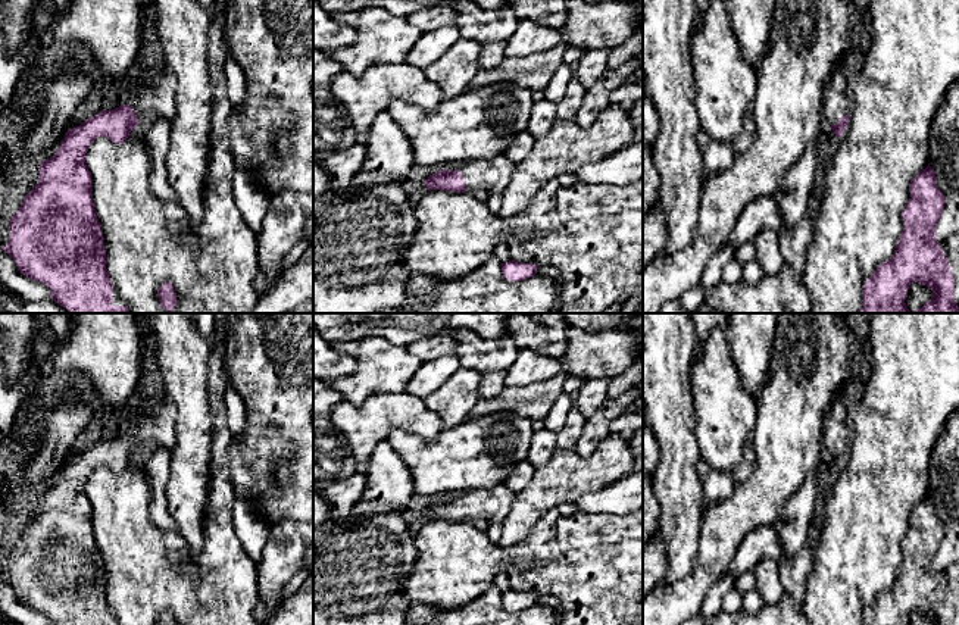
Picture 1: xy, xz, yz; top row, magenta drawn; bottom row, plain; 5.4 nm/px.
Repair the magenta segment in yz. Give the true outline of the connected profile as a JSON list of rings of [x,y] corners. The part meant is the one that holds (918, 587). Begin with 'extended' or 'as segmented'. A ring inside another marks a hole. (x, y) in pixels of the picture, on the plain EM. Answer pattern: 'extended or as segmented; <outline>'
extended; [[[930,493],[909,521],[894,584],[865,610],[862,625],[908,625],[912,612],[927,615],[933,625],[959,625],[959,560],[943,572],[935,569],[944,525]]]

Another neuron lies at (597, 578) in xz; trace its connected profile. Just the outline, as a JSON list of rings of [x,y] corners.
[[[643,506],[630,515],[575,512],[556,522],[560,554],[550,562],[509,569],[512,590],[560,601],[557,625],[635,625],[643,619]]]

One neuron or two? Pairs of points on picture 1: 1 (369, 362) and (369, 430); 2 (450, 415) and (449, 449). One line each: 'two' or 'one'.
1: two
2: two

